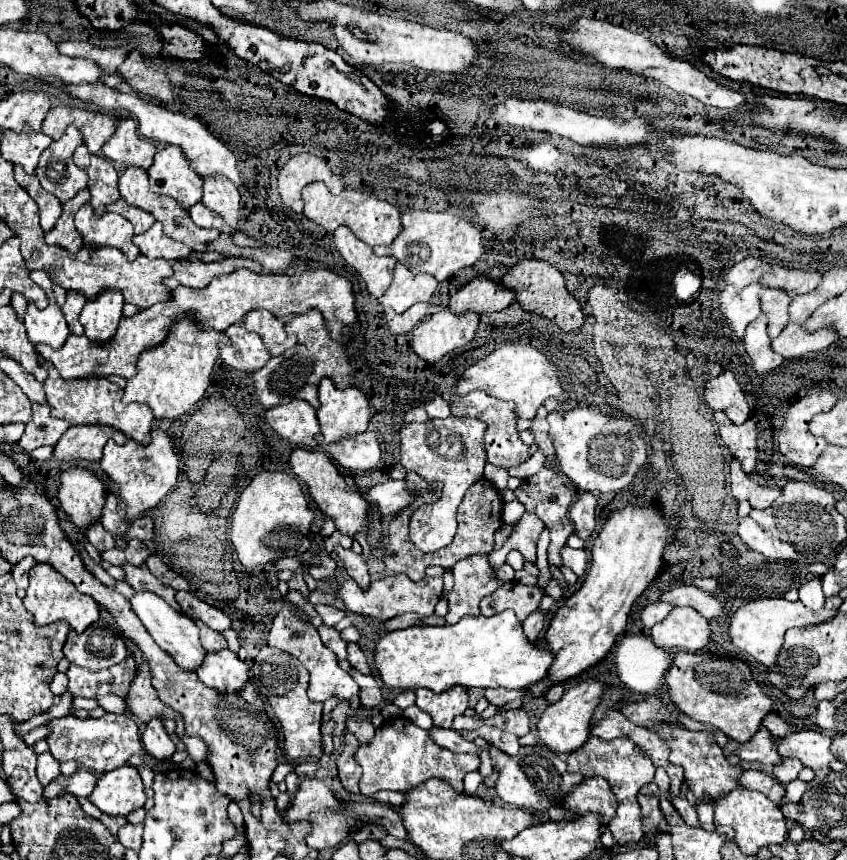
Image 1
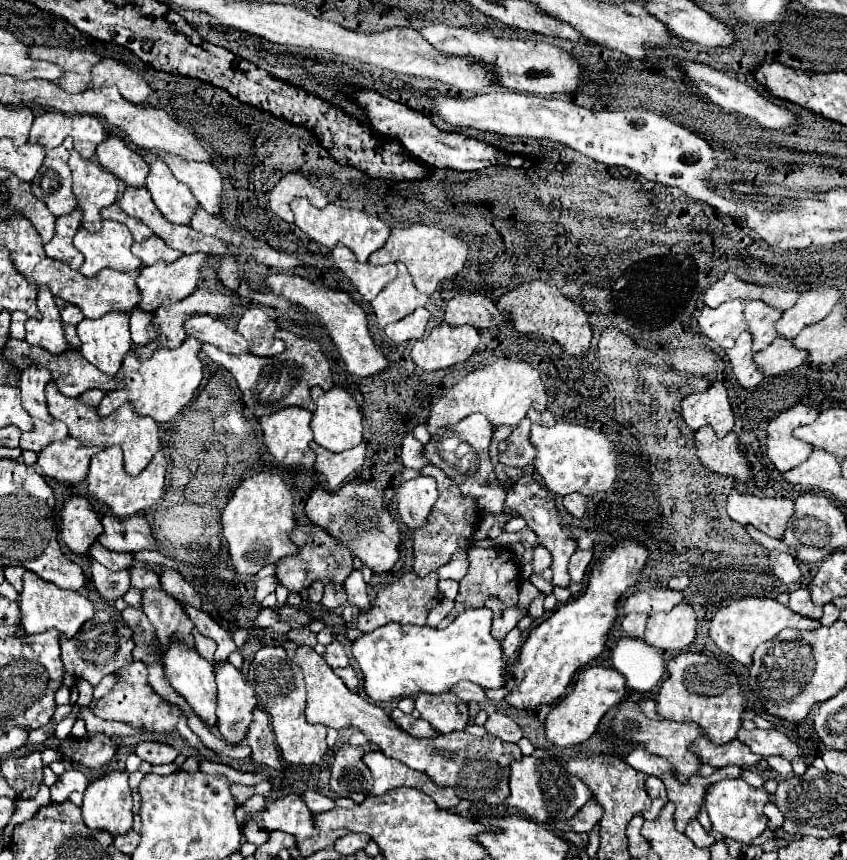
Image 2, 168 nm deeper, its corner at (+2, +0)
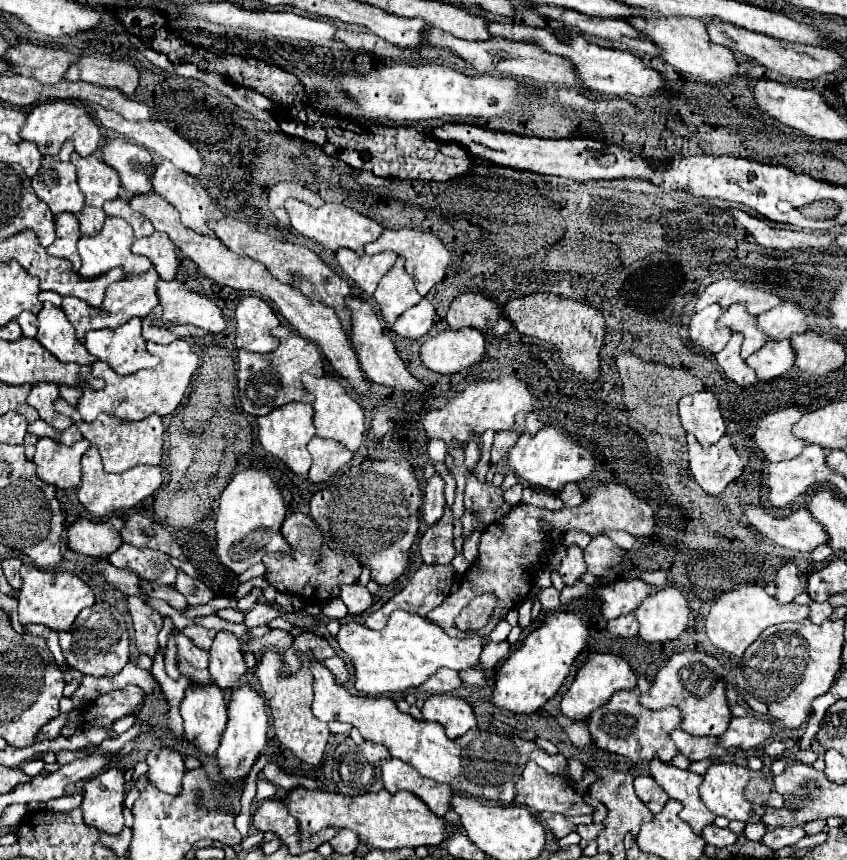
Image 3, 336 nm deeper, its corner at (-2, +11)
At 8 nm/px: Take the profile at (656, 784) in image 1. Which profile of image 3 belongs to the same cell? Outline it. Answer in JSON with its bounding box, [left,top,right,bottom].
[634,775,668,813]

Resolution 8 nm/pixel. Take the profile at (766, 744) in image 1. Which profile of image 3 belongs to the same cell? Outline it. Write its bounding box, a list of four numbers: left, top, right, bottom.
[670,729,740,761]

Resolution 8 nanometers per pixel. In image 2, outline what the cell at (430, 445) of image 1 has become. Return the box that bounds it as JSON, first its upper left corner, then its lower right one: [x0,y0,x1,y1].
[424,414,506,515]

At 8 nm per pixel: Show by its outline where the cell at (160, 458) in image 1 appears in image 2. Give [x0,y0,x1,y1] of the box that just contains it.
[88,446,166,518]

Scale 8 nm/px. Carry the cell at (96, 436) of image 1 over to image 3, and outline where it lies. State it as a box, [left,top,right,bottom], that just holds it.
[34,437,88,489]

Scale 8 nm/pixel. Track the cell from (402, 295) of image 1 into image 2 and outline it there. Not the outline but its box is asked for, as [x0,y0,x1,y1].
[372,262,428,328]

